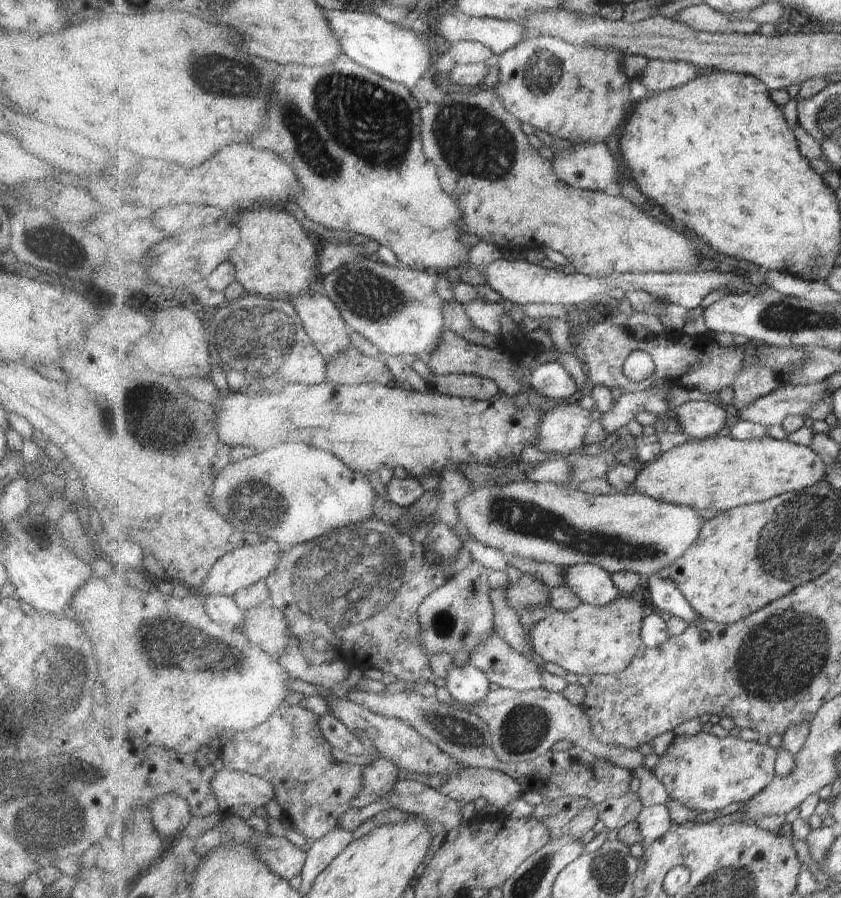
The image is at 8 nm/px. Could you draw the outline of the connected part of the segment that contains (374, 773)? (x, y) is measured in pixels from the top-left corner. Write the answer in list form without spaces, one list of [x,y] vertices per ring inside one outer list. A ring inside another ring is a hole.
[[[380,756],[364,768],[364,789],[352,800],[353,811],[359,812],[389,794],[399,781],[400,768],[391,759]]]

